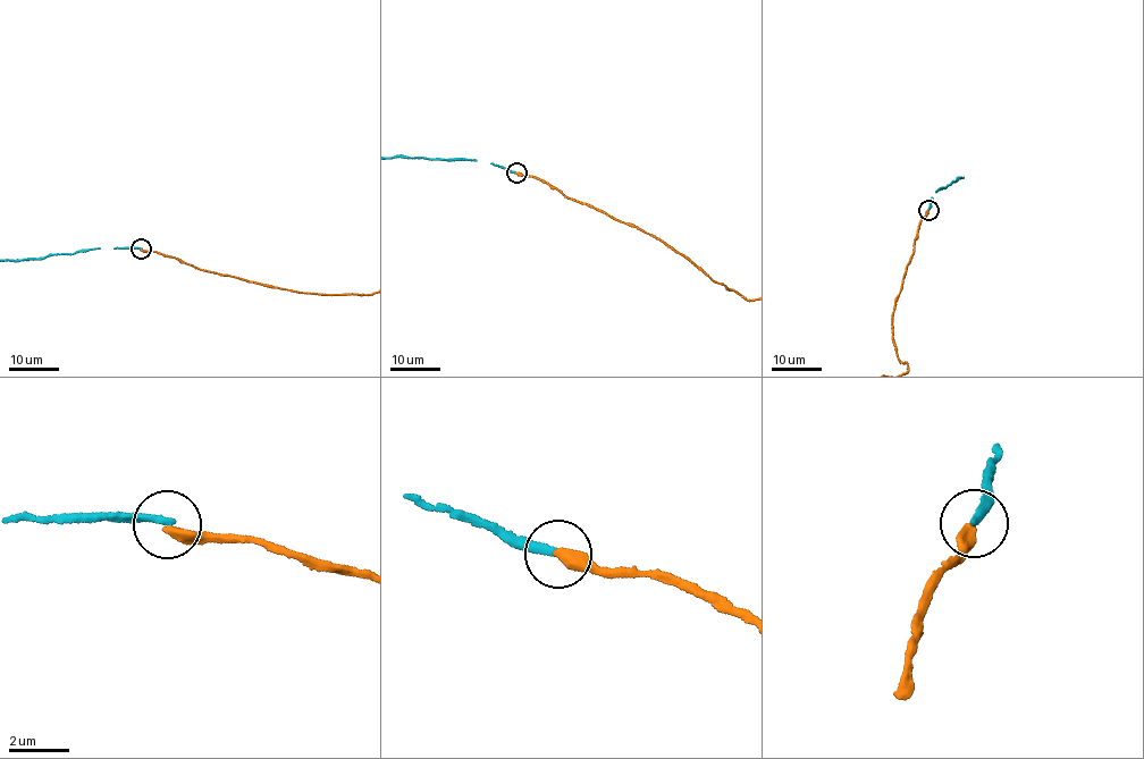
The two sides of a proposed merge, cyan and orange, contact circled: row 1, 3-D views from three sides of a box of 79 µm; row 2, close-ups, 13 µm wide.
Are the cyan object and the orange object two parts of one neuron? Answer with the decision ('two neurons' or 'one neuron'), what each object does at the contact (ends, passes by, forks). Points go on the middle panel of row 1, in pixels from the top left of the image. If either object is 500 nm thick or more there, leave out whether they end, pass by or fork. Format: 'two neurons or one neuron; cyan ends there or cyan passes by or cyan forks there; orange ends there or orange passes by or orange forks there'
two neurons; cyan ends there; orange ends there

